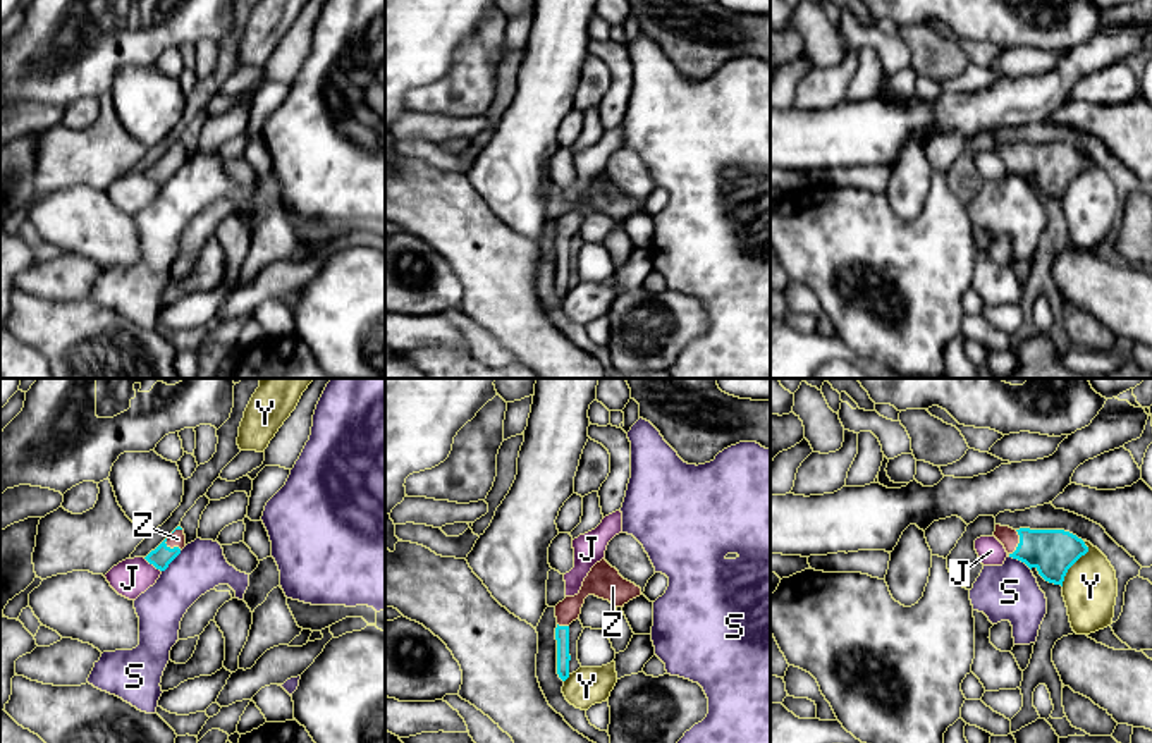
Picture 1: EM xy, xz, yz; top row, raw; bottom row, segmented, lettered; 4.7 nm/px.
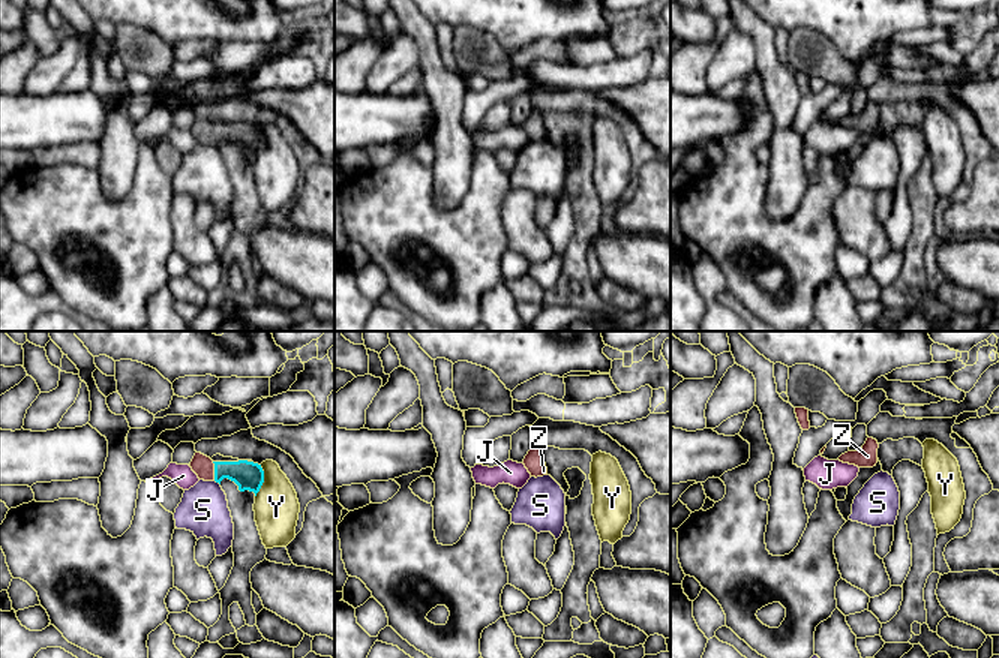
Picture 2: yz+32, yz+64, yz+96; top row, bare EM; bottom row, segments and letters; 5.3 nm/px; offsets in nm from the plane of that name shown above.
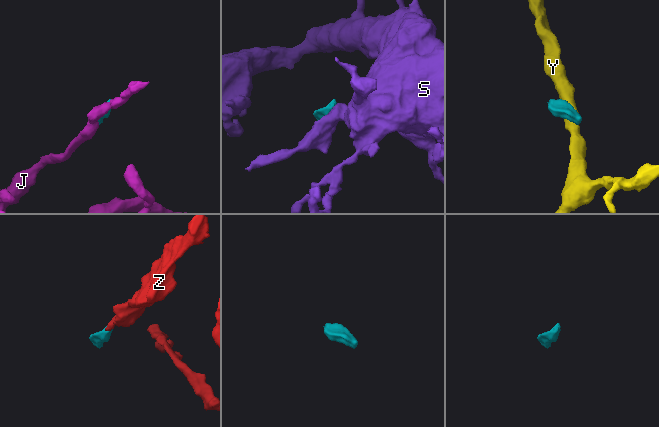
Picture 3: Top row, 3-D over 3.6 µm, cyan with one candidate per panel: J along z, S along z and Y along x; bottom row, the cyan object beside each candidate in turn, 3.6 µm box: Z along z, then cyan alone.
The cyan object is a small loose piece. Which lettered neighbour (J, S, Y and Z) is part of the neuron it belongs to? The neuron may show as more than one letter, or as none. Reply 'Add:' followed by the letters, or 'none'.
Add: Z

